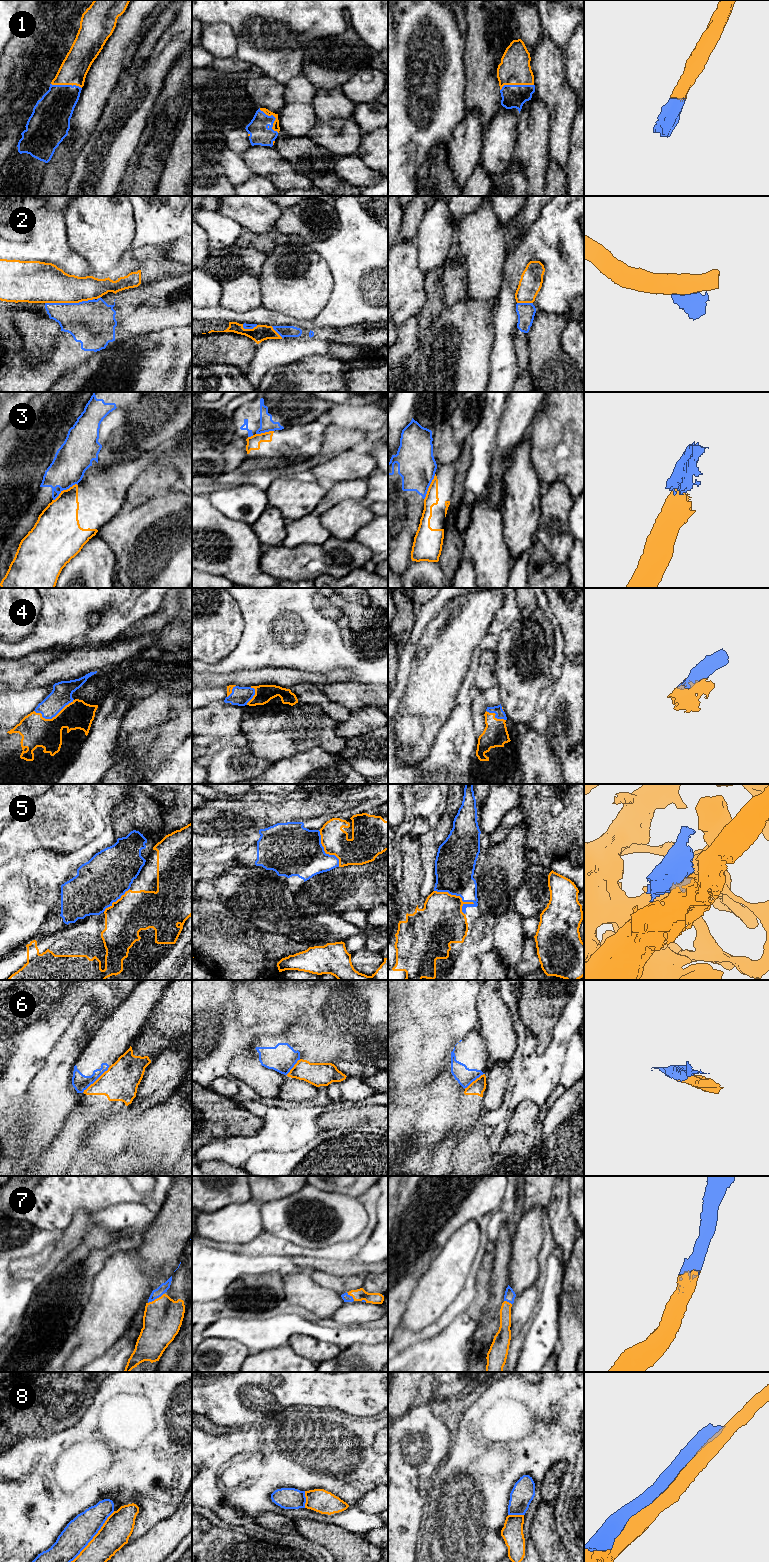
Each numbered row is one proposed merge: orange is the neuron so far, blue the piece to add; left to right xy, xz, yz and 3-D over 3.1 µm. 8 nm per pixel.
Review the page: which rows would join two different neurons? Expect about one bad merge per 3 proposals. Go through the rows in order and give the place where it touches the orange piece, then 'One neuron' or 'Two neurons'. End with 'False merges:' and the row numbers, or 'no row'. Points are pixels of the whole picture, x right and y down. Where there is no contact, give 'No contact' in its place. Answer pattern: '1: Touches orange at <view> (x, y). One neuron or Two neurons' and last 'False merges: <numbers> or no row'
1: Touches orange at yz (516, 84). One neuron
2: Touches orange at xy (69, 302). Two neurons
3: Touches orange at xy (65, 490). Two neurons
4: Touches orange at xy (53, 717). One neuron
5: Touches orange at yz (455, 895). Two neurons
6: Touches orange at xy (96, 1080). Two neurons
7: Touches orange at xy (155, 1299). One neuron
8: Touches orange at xy (93, 1537). Two neurons
False merges: 2, 3, 5, 6, 8

